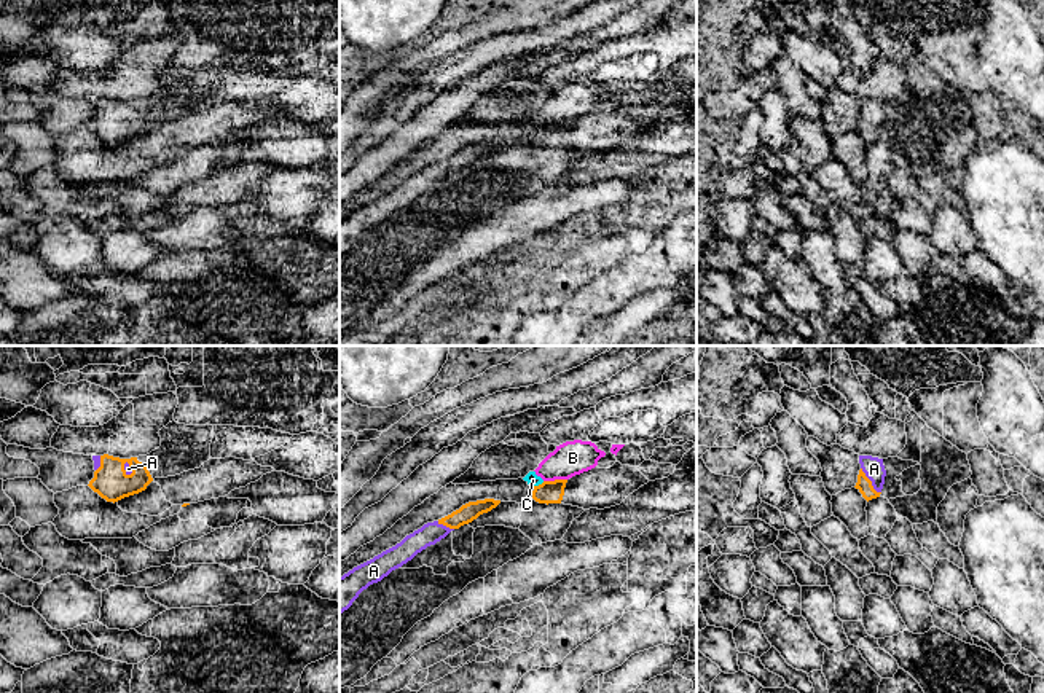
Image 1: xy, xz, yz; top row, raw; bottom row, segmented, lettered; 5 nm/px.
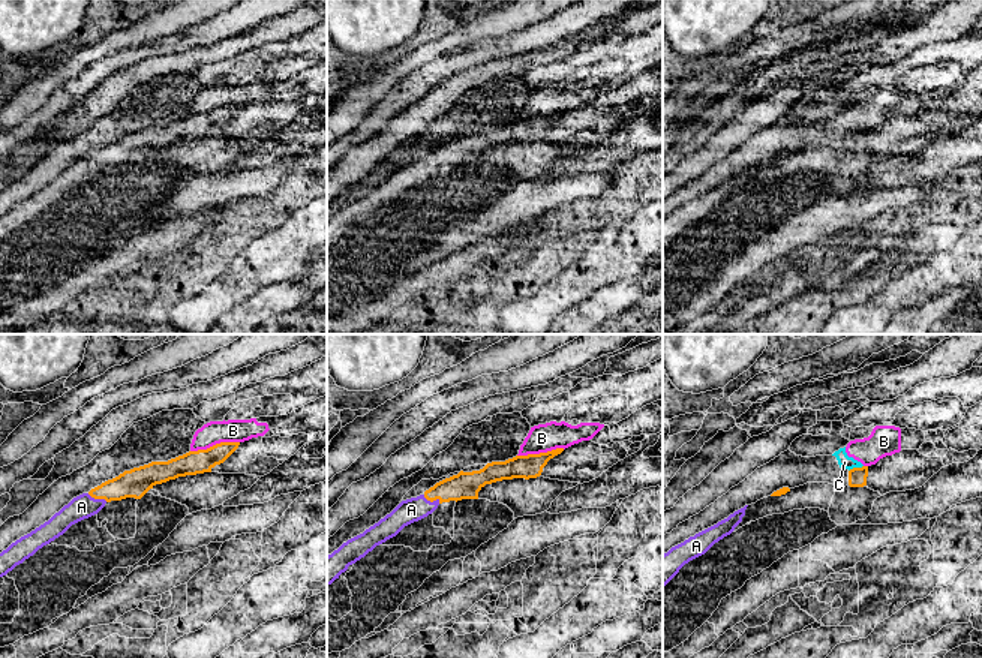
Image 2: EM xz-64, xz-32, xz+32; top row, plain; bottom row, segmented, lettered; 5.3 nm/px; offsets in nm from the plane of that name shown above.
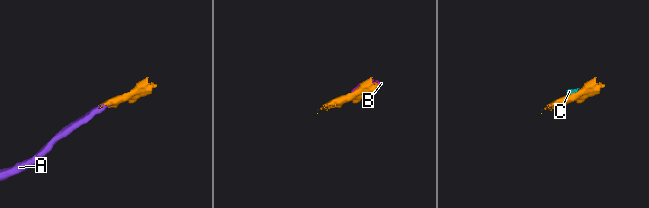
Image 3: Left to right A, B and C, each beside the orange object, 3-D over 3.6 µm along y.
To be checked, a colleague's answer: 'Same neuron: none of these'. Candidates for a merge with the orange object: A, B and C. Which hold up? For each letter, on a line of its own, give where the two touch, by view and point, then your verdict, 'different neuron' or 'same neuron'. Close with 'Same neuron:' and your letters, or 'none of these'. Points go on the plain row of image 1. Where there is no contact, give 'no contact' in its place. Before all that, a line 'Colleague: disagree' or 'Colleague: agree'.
Colleague: disagree
A: yz (871, 125) | same neuron
B: xz (555, 123) | different neuron
C: xz (539, 128) | different neuron
Same neuron: A

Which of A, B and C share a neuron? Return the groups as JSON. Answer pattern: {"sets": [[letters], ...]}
{"sets": [["A"], ["B", "C"]]}

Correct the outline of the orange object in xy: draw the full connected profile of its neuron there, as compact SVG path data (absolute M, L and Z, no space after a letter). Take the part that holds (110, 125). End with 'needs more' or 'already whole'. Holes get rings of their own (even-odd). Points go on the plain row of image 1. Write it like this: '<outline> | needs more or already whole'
M108 97L92 99L94 121L89 131L107 145L118 145L139 137L153 124L148 112L137 100L120 102Z | needs more

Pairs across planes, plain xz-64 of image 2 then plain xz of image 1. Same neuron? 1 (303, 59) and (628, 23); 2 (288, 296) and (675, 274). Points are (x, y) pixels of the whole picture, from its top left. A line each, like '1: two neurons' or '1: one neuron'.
1: two neurons
2: two neurons

